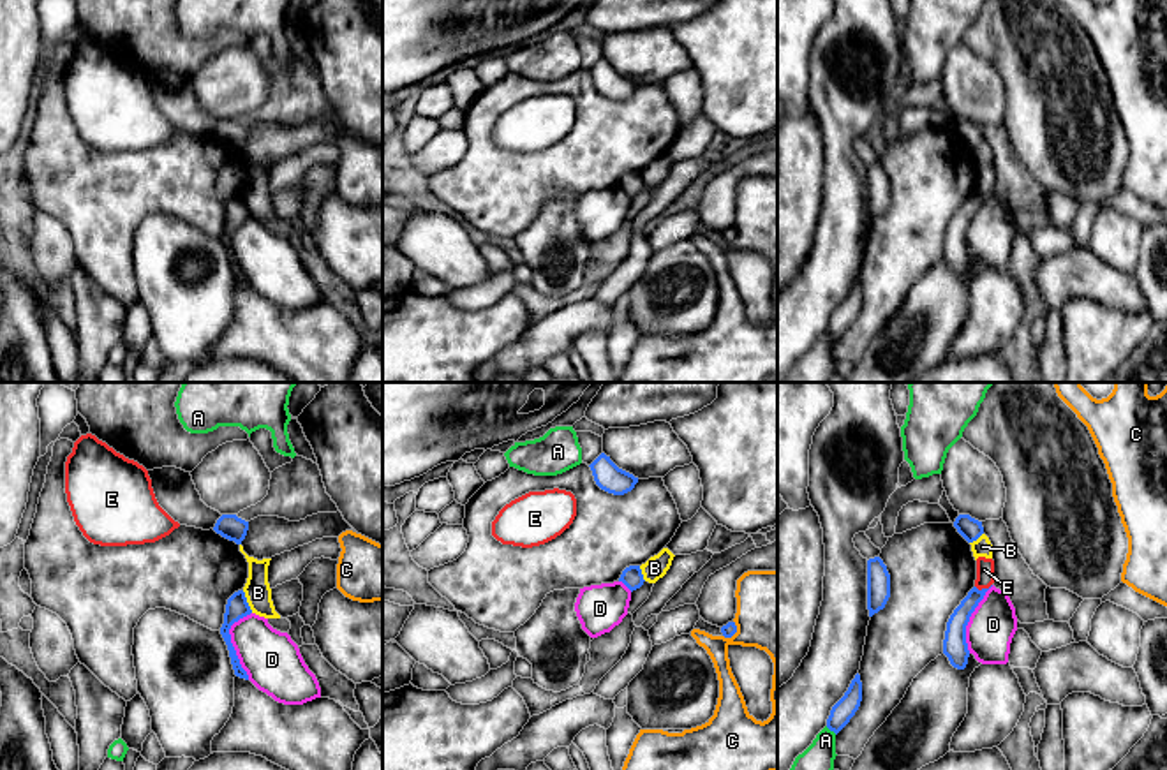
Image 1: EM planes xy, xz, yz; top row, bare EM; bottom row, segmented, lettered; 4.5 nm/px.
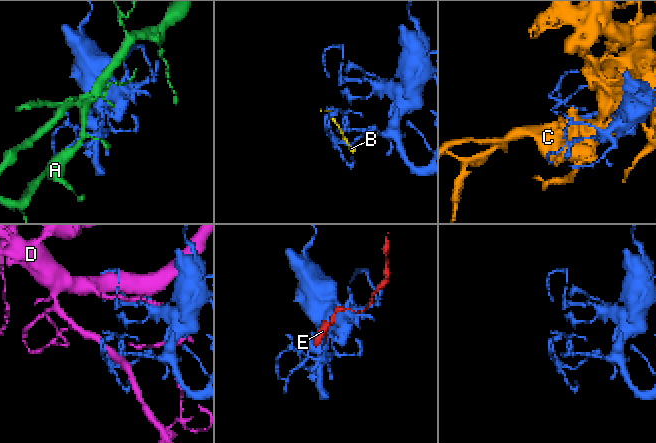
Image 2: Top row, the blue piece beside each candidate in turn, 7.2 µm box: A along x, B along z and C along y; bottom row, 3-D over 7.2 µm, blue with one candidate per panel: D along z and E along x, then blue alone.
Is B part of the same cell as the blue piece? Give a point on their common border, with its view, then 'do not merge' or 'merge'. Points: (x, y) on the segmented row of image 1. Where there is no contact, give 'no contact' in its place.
meets blue in xy at (245, 601); do not merge

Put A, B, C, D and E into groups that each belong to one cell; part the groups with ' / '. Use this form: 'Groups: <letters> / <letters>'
Groups: A / B E / C / D

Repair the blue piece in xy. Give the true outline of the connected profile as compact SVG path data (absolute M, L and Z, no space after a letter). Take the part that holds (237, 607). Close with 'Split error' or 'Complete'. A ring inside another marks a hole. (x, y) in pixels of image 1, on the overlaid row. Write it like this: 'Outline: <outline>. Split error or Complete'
Outline: M238 590L238 592L234 592L227 599L226 613L224 613L224 624L220 627L220 634L222 634L222 638L224 638L224 641L227 645L234 675L240 677L240 678L245 678L245 680L249 680L249 675L247 675L247 671L240 664L240 659L236 655L236 650L234 650L234 647L231 643L229 629L231 629L231 626L234 622L238 622L240 618L243 618L243 617L247 617L250 613L252 613L252 610L250 610L250 606L247 603L245 592L243 590Z. Complete

